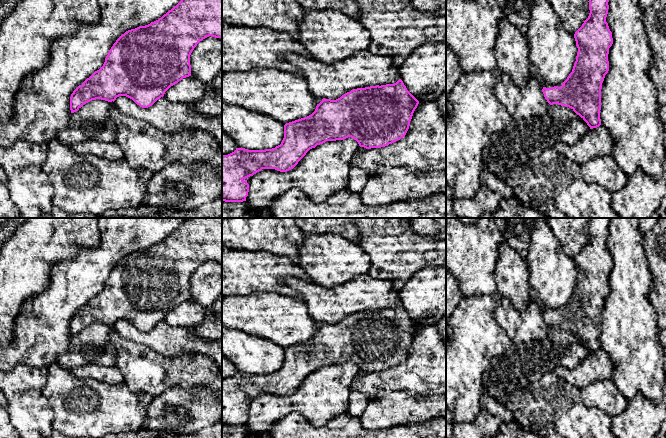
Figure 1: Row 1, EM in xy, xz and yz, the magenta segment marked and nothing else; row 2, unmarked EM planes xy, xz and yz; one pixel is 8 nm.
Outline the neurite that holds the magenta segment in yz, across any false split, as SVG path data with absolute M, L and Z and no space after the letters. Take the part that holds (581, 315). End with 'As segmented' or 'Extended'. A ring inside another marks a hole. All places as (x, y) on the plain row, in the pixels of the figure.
M592 218L589 240L574 258L578 276L572 296L563 307L542 313L550 329L571 332L590 353L601 349L601 313L609 295L608 278L613 268L606 246L608 226L609 218Z. Extended

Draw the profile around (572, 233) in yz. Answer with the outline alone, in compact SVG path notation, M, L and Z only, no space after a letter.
M545 218L564 253L574 259L588 242L592 218Z

